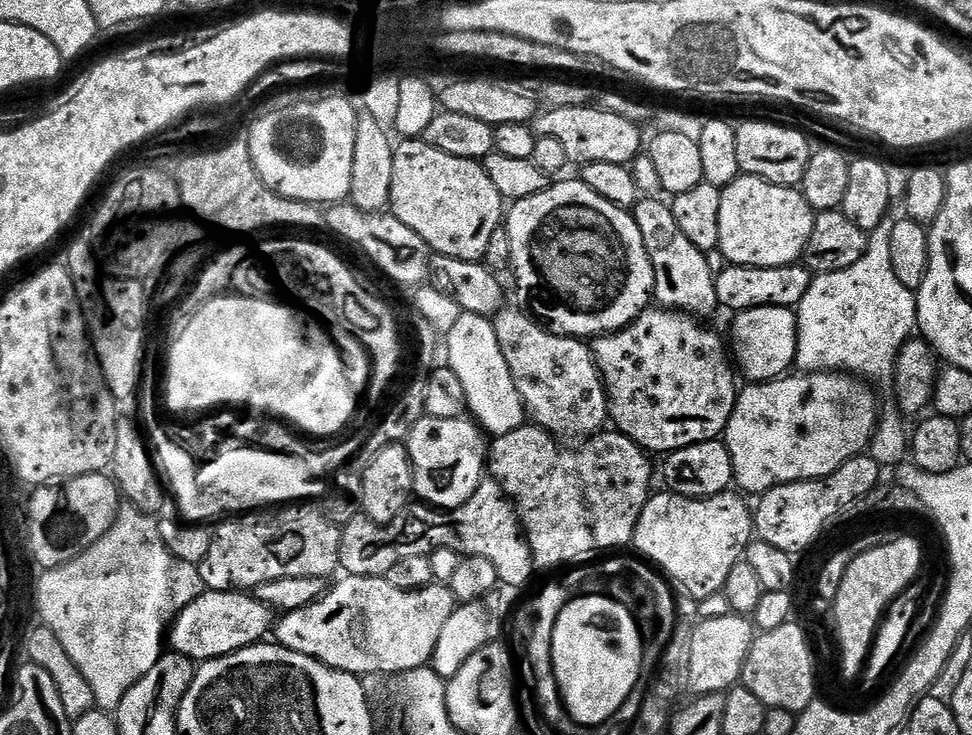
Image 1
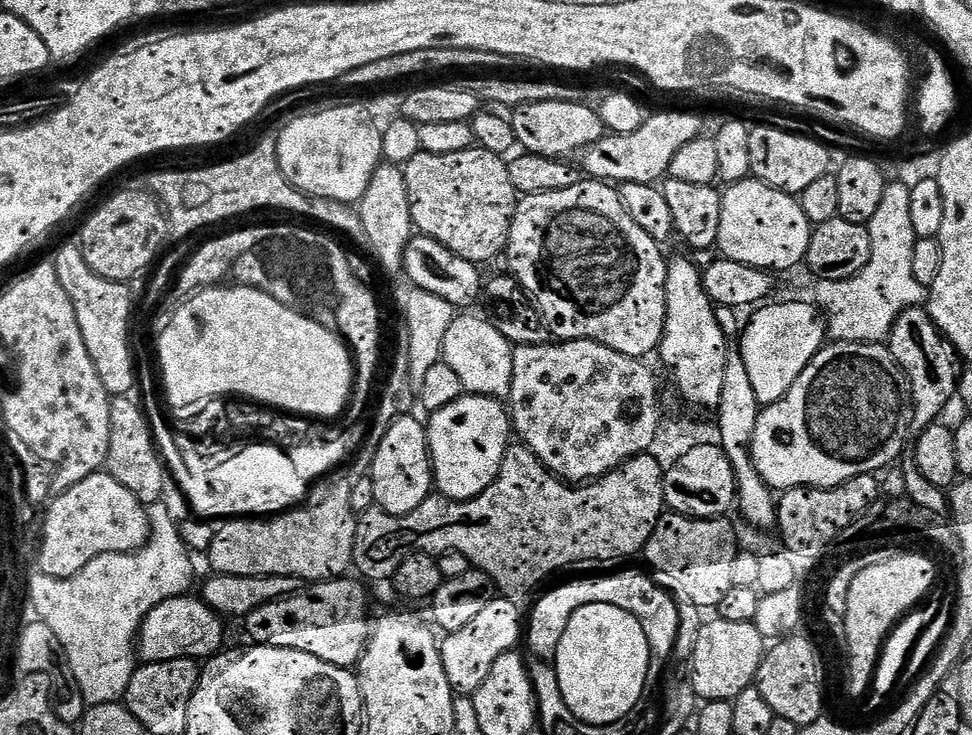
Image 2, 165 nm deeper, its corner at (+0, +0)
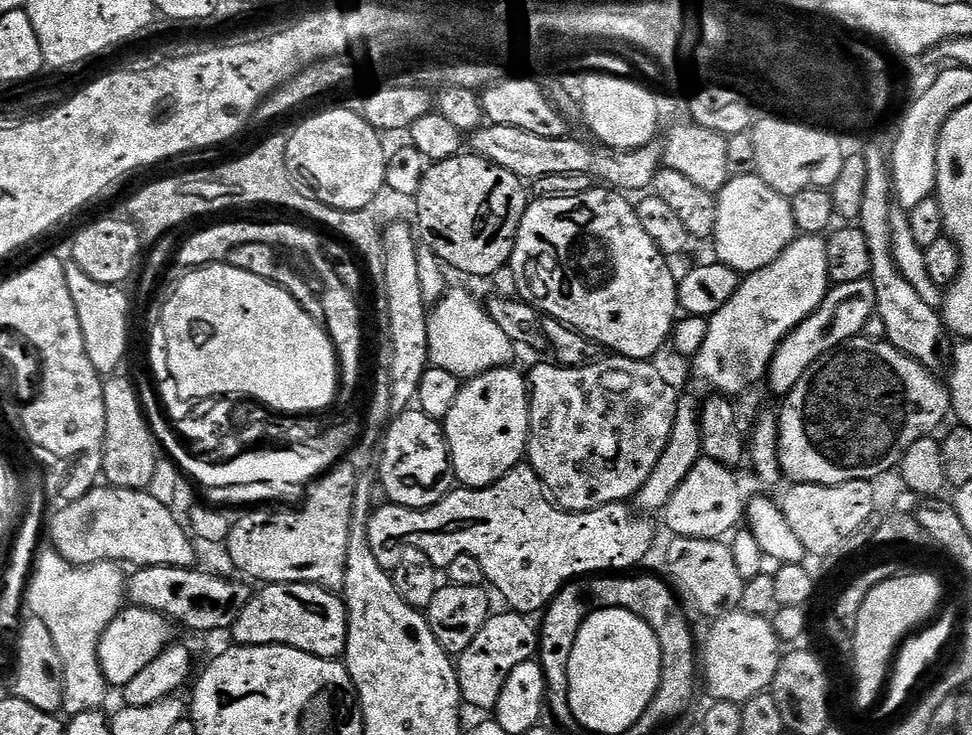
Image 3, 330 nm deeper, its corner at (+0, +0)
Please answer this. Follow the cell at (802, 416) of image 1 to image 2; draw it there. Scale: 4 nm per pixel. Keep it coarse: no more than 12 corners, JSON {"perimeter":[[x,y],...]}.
{"perimeter":[[828,342],[759,409],[773,490],[895,465],[908,382],[888,346]]}

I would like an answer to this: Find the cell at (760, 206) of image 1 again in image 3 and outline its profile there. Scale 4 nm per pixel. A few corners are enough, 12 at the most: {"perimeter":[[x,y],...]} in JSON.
{"perimeter":[[759,176],[716,196],[715,259],[757,272],[798,233]]}

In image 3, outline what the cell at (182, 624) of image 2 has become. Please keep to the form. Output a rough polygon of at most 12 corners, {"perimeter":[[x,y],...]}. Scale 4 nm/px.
{"perimeter":[[128,606],[100,639],[102,674],[123,690],[173,643],[174,625]]}

